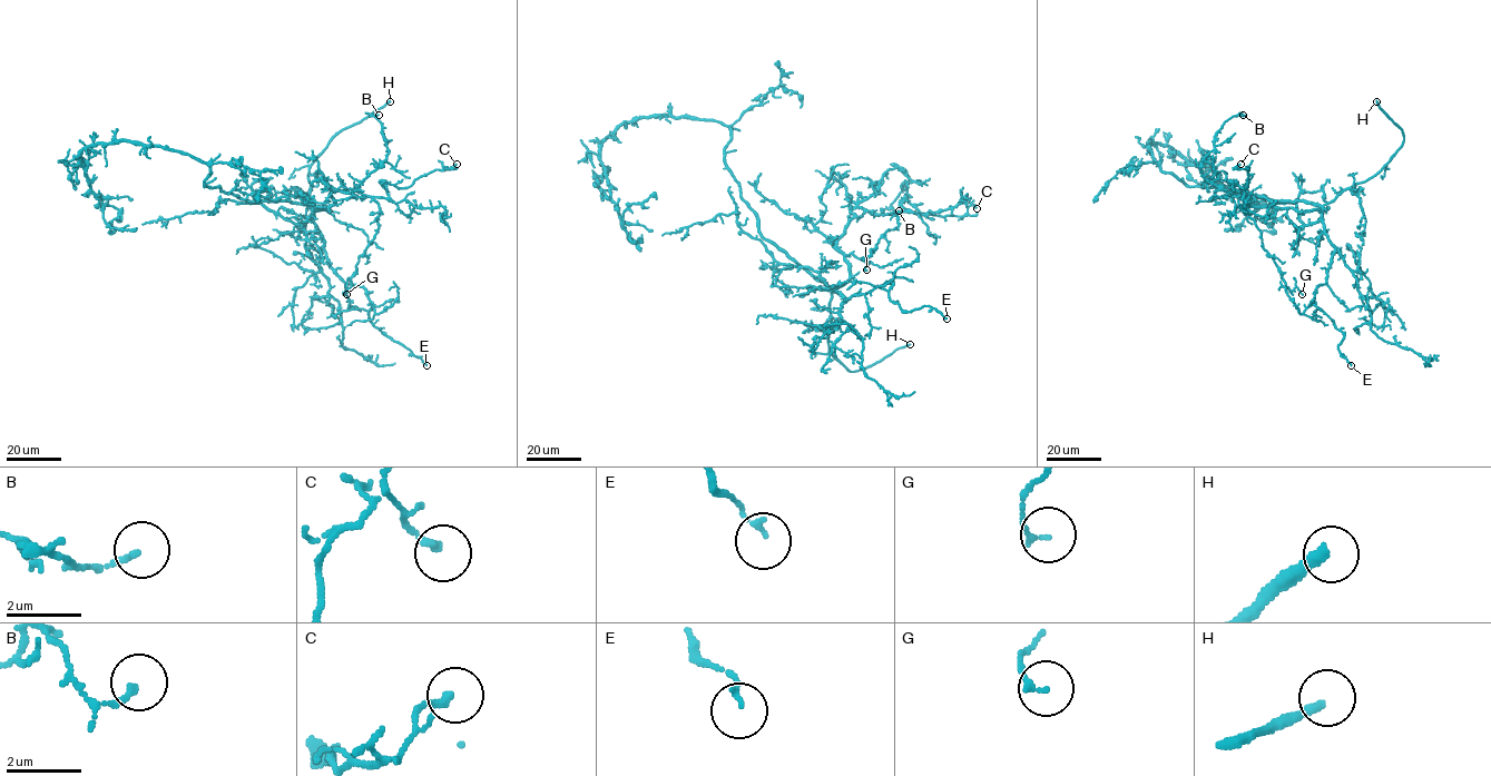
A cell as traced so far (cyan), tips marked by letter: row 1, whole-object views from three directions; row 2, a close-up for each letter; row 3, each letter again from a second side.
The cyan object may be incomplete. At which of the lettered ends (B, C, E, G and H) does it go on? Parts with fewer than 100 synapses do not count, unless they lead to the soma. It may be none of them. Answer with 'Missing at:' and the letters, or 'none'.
Missing at: H

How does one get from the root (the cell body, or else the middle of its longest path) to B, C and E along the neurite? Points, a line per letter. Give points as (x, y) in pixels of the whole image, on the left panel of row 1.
B: (229, 194), (330, 212), (316, 207), (354, 192), (385, 159), (379, 115)
C: (229, 194), (330, 212), (316, 207), (331, 206), (334, 190), (388, 197), (381, 180), (403, 188), (457, 164)
E: (229, 194), (310, 208), (329, 265), (345, 283), (365, 291), (373, 305), (371, 323), (427, 365)

